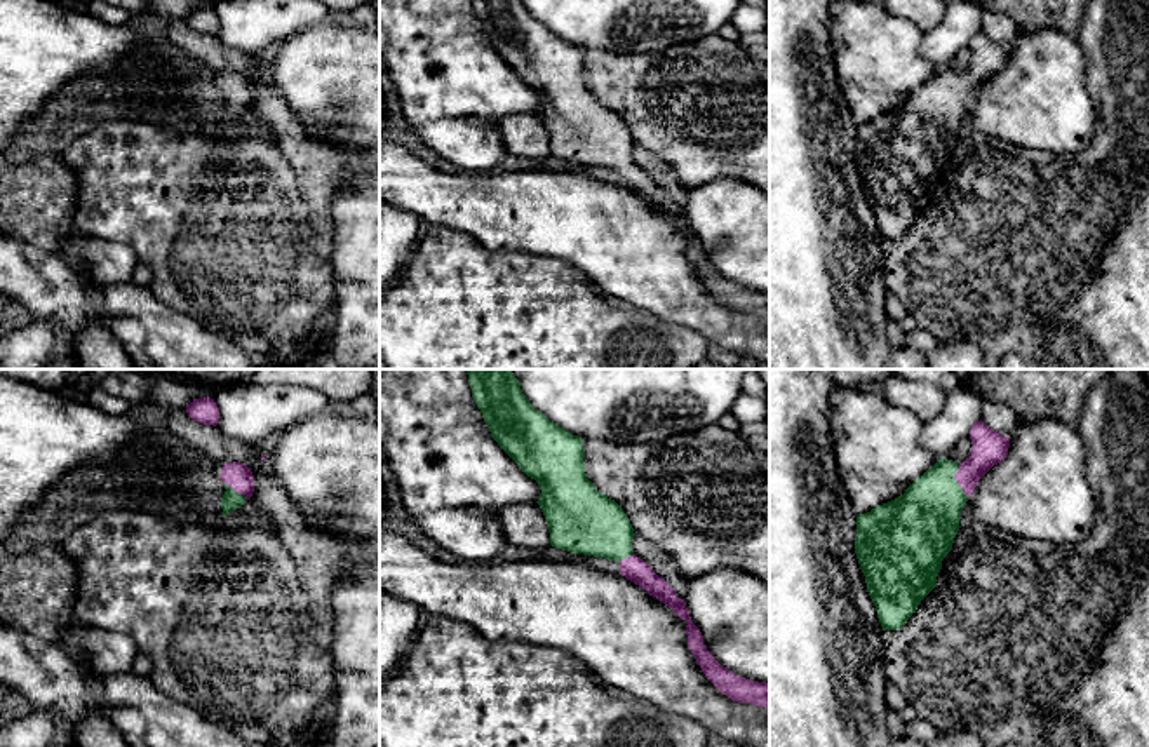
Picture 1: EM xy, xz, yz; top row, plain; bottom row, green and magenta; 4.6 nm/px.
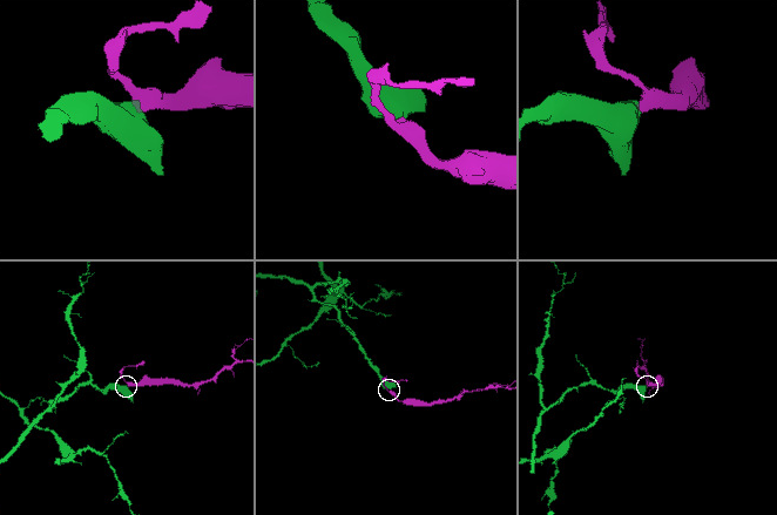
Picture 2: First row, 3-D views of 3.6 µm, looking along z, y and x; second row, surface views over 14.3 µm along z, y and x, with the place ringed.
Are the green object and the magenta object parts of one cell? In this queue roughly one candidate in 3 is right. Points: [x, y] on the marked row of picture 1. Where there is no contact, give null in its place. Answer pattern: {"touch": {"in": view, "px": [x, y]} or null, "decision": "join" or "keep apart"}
{"touch": {"in": "yz", "px": [956, 483]}, "decision": "join"}

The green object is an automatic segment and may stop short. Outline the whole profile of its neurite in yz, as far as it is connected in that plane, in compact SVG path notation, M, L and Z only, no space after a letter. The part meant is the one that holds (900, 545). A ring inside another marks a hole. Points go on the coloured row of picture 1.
M982 420L973 423L970 439L971 454L961 465L942 458L902 496L857 515L855 554L883 630L904 627L937 587L942 561L952 550L966 501L978 481L1008 454L1010 437L994 432Z

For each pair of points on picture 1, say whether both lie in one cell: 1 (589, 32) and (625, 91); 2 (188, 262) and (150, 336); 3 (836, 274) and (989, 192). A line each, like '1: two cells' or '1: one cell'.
1: two cells
2: two cells
3: two cells

